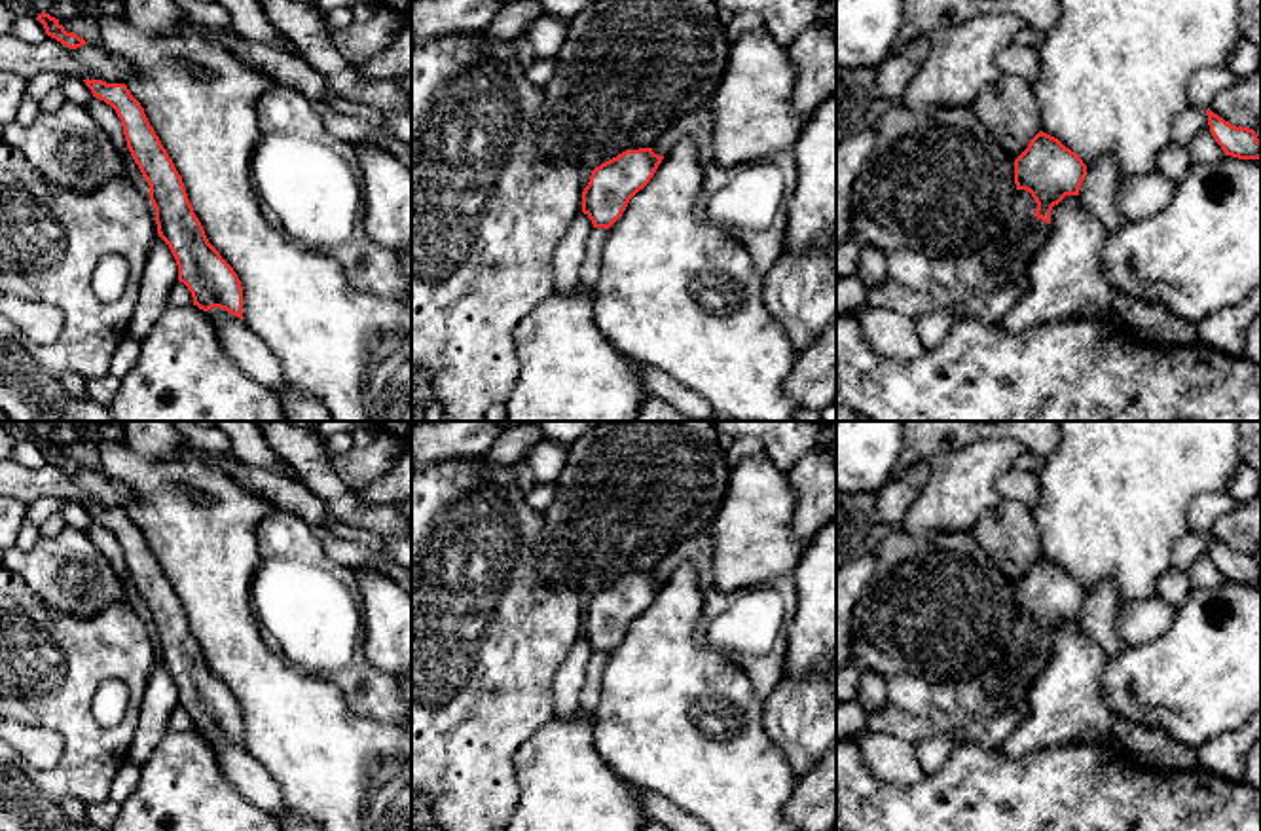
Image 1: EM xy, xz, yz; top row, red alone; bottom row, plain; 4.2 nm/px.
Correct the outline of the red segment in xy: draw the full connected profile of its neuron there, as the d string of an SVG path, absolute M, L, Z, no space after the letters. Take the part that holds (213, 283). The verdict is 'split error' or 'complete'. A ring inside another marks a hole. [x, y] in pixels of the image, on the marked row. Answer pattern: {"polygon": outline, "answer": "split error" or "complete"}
{"polygon": "M83 82L93 97L110 104L121 120L127 148L150 186L157 233L169 245L178 266L178 281L192 292L193 305L203 311L220 307L243 321L241 281L209 243L182 176L150 125L144 108L125 83Z", "answer": "complete"}

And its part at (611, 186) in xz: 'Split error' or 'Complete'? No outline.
Complete

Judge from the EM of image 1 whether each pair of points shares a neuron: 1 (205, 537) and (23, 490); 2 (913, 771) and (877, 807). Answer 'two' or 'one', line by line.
1: two
2: two

